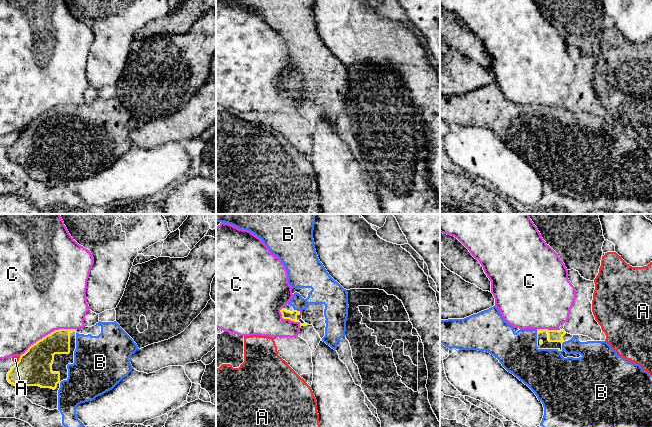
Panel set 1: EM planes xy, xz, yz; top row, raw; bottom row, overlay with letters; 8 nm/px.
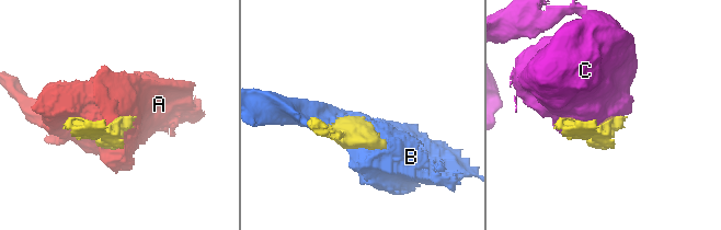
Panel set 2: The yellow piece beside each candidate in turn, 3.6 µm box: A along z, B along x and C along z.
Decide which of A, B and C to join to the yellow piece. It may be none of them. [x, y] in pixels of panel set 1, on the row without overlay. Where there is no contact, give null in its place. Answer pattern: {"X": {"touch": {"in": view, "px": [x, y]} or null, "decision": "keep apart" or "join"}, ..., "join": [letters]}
{"A": {"touch": {"in": "xy", "px": [19, 136]}, "decision": "keep apart"}, "B": {"touch": {"in": "yz", "px": [537, 114]}, "decision": "join"}, "C": {"touch": {"in": "xy", "px": [46, 111]}, "decision": "keep apart"}, "join": ["B"]}

